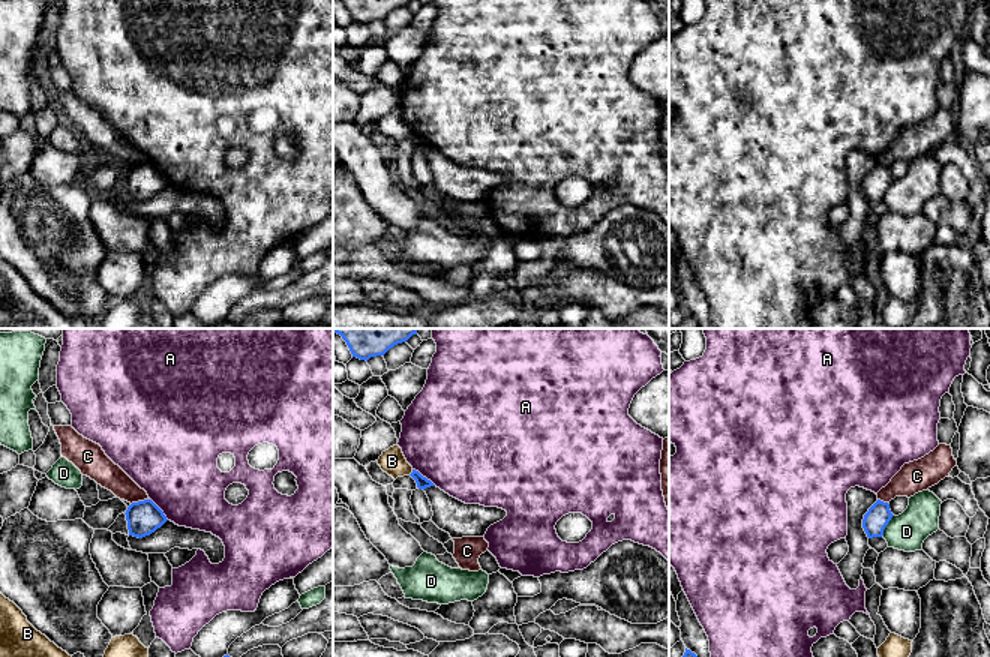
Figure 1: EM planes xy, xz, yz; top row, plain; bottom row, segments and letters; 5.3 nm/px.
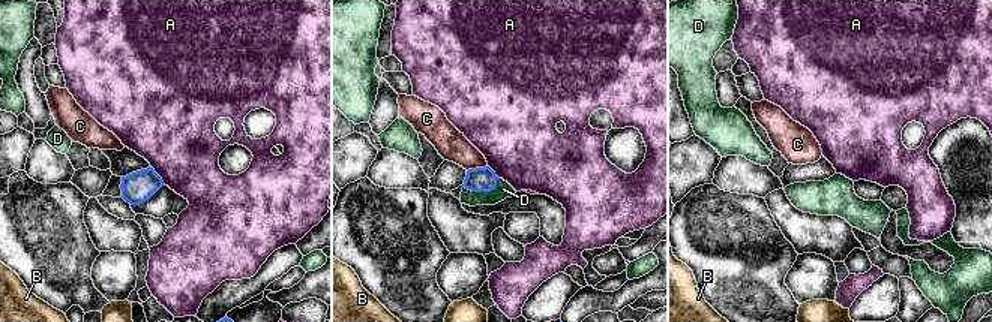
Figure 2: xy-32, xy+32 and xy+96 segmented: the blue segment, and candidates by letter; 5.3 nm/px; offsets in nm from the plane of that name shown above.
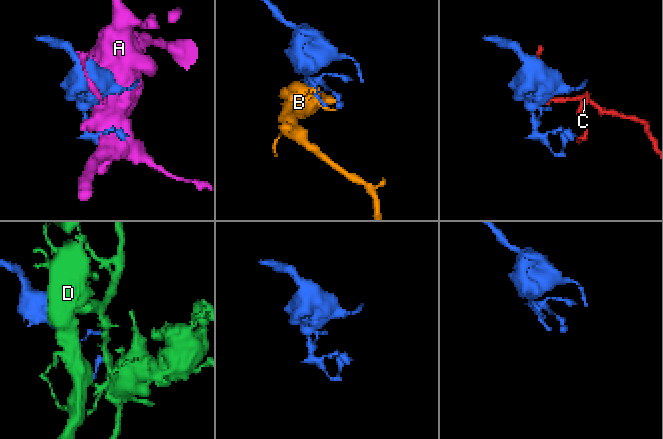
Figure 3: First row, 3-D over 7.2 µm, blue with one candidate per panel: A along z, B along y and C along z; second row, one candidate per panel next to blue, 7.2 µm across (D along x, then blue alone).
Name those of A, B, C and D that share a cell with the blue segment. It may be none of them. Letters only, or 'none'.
none

